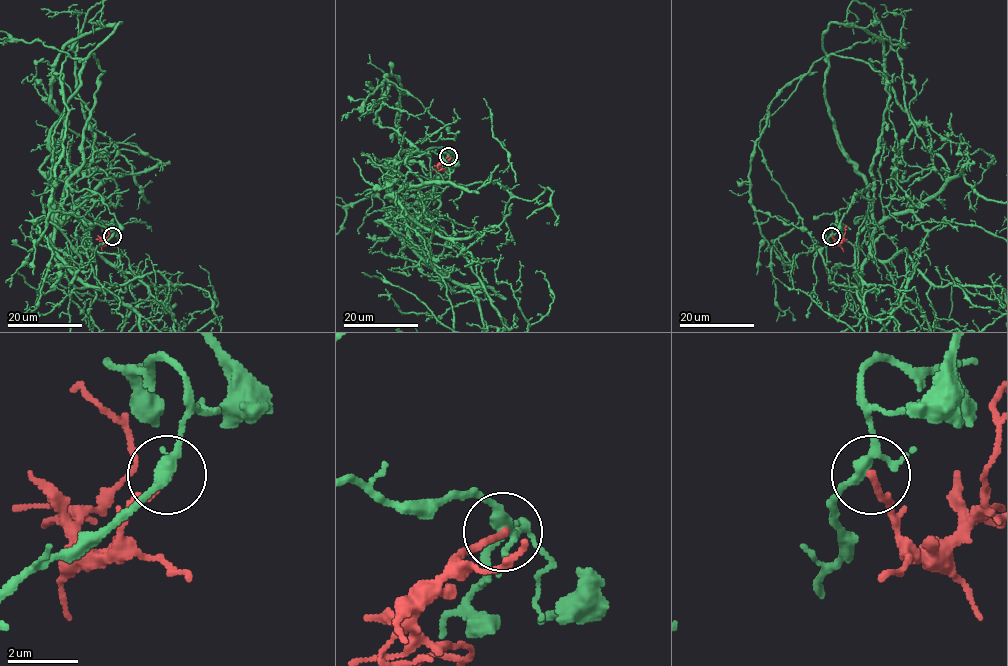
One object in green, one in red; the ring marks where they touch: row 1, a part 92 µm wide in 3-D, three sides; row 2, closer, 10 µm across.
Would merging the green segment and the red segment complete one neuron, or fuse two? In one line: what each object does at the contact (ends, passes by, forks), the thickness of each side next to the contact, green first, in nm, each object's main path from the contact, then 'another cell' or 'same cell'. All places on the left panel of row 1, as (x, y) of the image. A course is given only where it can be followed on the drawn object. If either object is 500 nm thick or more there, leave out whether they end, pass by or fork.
green forks | red ends | 240/190 nm | green via (112, 236), (104, 199), (67, 181), (68, 216), (131, 174), (143, 288), (46, 279), (26, 322) | red via (112, 236), (105, 243), (108, 231), (102, 227) | another cell

